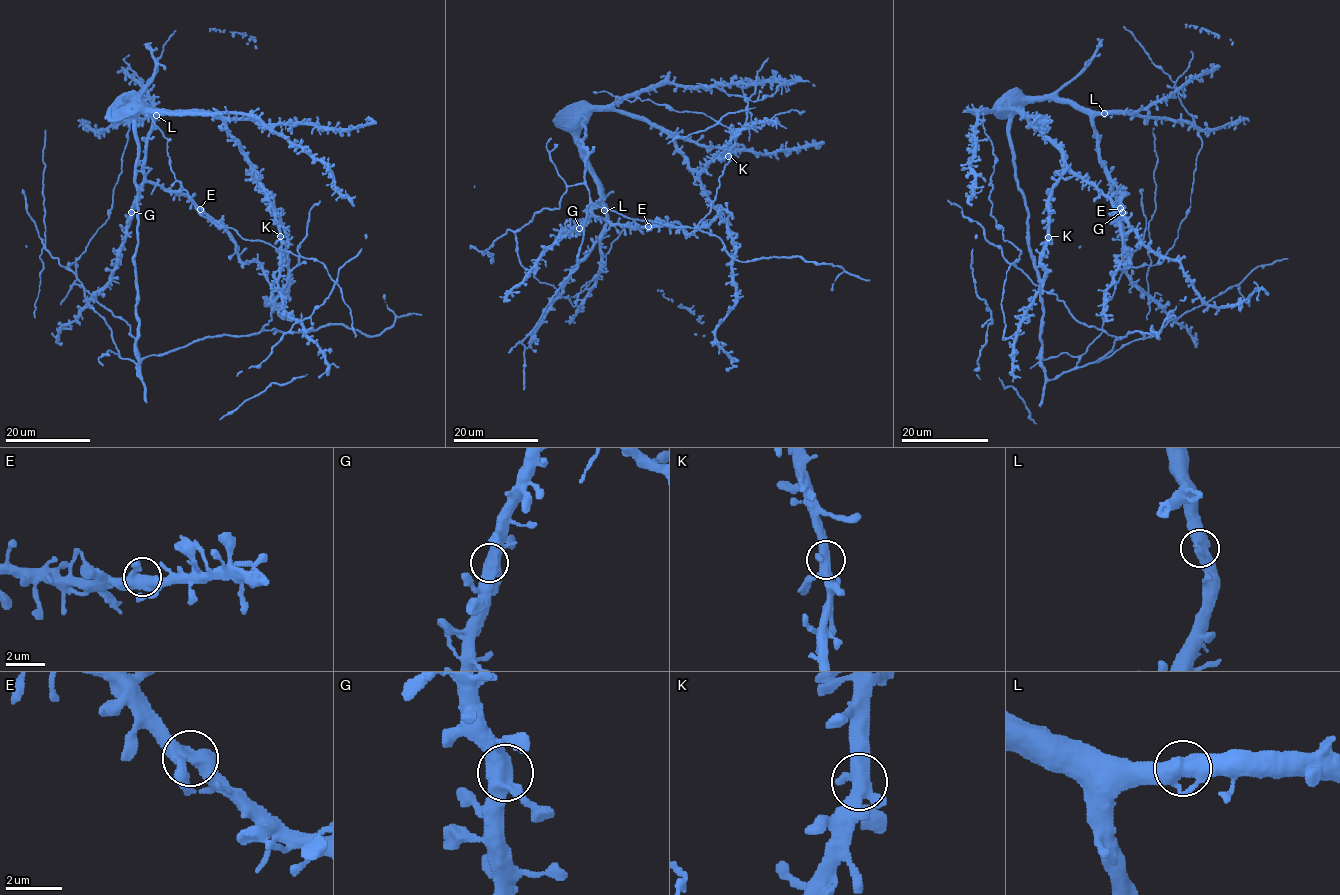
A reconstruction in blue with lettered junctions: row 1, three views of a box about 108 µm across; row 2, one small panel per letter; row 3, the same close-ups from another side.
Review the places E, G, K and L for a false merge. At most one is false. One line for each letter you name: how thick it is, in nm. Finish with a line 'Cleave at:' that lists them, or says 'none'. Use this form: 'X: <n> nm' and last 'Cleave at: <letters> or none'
Cleave at: none

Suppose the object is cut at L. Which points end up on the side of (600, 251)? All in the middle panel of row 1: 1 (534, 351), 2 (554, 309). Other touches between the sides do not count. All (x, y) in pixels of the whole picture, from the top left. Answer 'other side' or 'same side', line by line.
1: same side
2: same side

